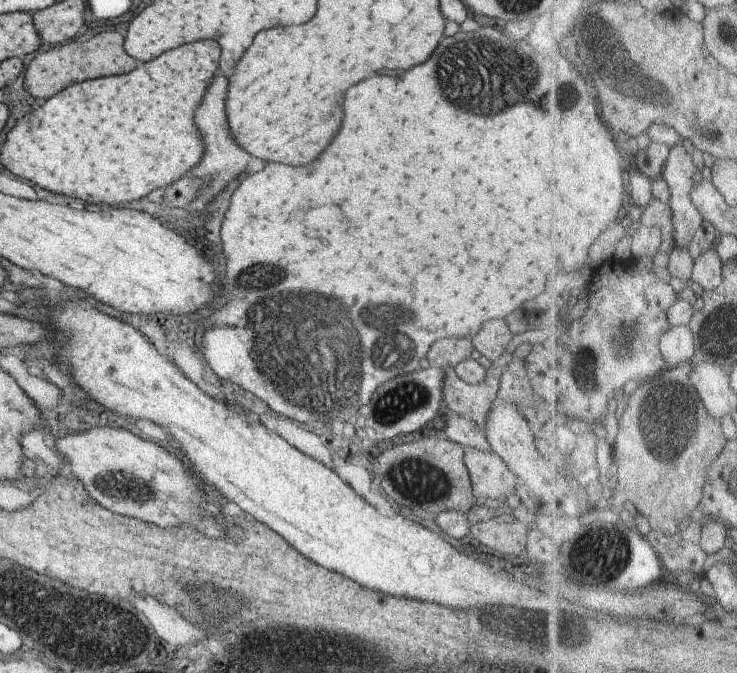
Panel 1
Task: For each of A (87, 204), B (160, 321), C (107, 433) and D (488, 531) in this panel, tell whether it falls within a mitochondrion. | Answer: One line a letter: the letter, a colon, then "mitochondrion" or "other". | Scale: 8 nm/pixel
A: other
B: other
C: other
D: other

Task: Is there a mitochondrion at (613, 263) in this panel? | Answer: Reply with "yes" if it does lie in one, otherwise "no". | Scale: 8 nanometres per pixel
no

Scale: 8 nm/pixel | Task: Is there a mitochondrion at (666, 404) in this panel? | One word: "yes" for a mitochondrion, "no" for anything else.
yes

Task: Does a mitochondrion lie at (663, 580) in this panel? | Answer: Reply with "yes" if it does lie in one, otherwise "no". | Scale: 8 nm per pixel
no

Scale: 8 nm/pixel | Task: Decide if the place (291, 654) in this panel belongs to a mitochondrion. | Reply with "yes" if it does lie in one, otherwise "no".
yes

